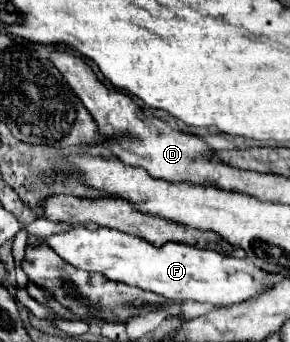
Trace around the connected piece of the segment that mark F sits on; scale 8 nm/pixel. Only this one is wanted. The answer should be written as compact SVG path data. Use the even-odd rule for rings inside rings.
M70 227L64 233L50 237L28 237L28 245L46 243L54 253L58 253L66 263L90 271L102 273L112 281L120 281L126 285L140 287L144 291L152 291L156 295L166 297L168 301L200 301L212 305L234 305L244 299L250 299L268 289L266 277L268 273L254 267L250 259L236 259L230 255L218 255L210 249L198 249L182 243L164 243L162 247L154 247L136 235L110 231L106 227L90 229L90 227Z

